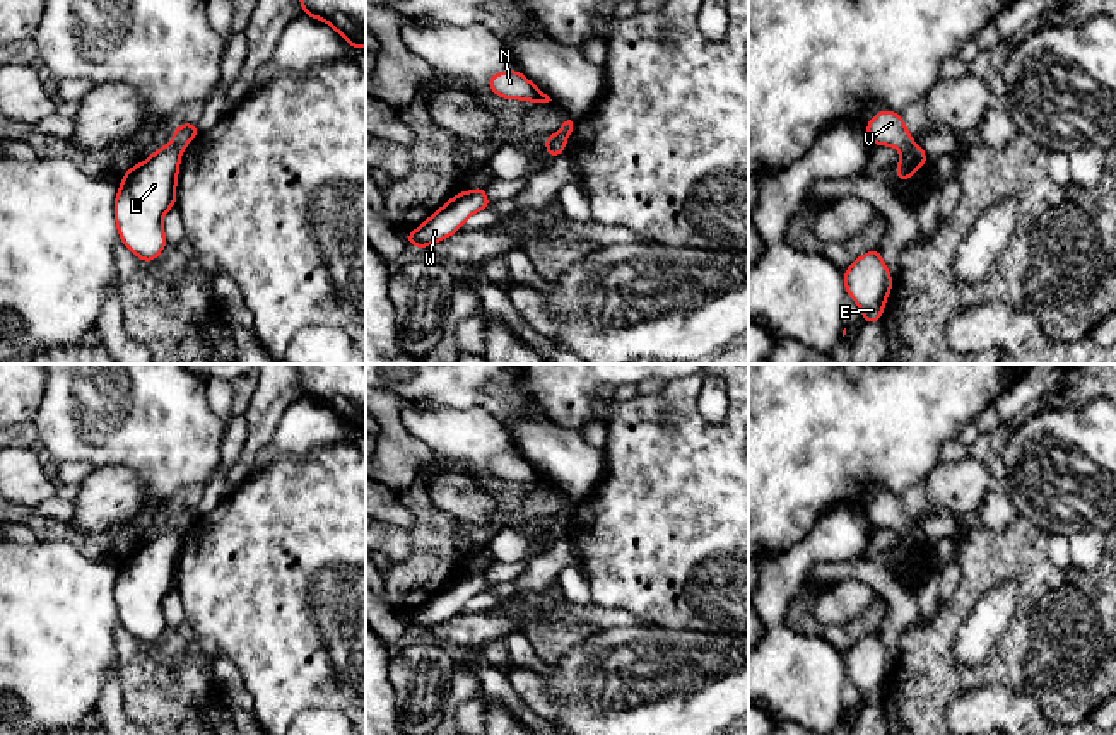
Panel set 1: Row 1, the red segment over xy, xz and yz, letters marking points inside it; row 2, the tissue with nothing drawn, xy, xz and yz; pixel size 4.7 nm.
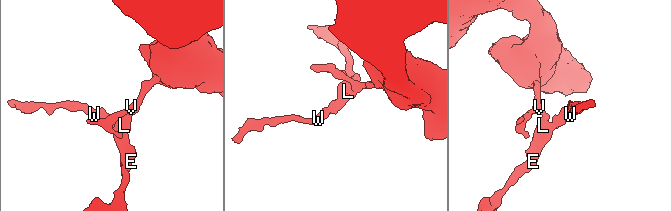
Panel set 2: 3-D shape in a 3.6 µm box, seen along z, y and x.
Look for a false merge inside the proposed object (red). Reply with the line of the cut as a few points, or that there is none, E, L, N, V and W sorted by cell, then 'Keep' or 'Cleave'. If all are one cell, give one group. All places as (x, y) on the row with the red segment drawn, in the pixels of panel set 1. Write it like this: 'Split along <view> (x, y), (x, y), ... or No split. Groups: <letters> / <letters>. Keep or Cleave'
Split along yz (911, 141), (901, 151). Groups: E L W / N V. Cleave

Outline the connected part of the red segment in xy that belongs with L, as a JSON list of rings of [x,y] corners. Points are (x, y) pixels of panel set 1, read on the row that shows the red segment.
[[[173,142],[130,168],[115,198],[115,220],[121,243],[144,262],[166,248],[164,214],[176,205],[181,149]]]

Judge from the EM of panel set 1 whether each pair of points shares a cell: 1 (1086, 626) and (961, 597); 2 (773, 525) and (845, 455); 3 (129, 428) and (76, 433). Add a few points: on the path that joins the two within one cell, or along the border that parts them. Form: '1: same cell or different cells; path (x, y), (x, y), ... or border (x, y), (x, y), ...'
1: same cell; path (1055, 599), (1027, 571), (992, 571)
2: same cell; path (790, 508), (828, 470)
3: same cell; path (115, 428), (89, 428)

